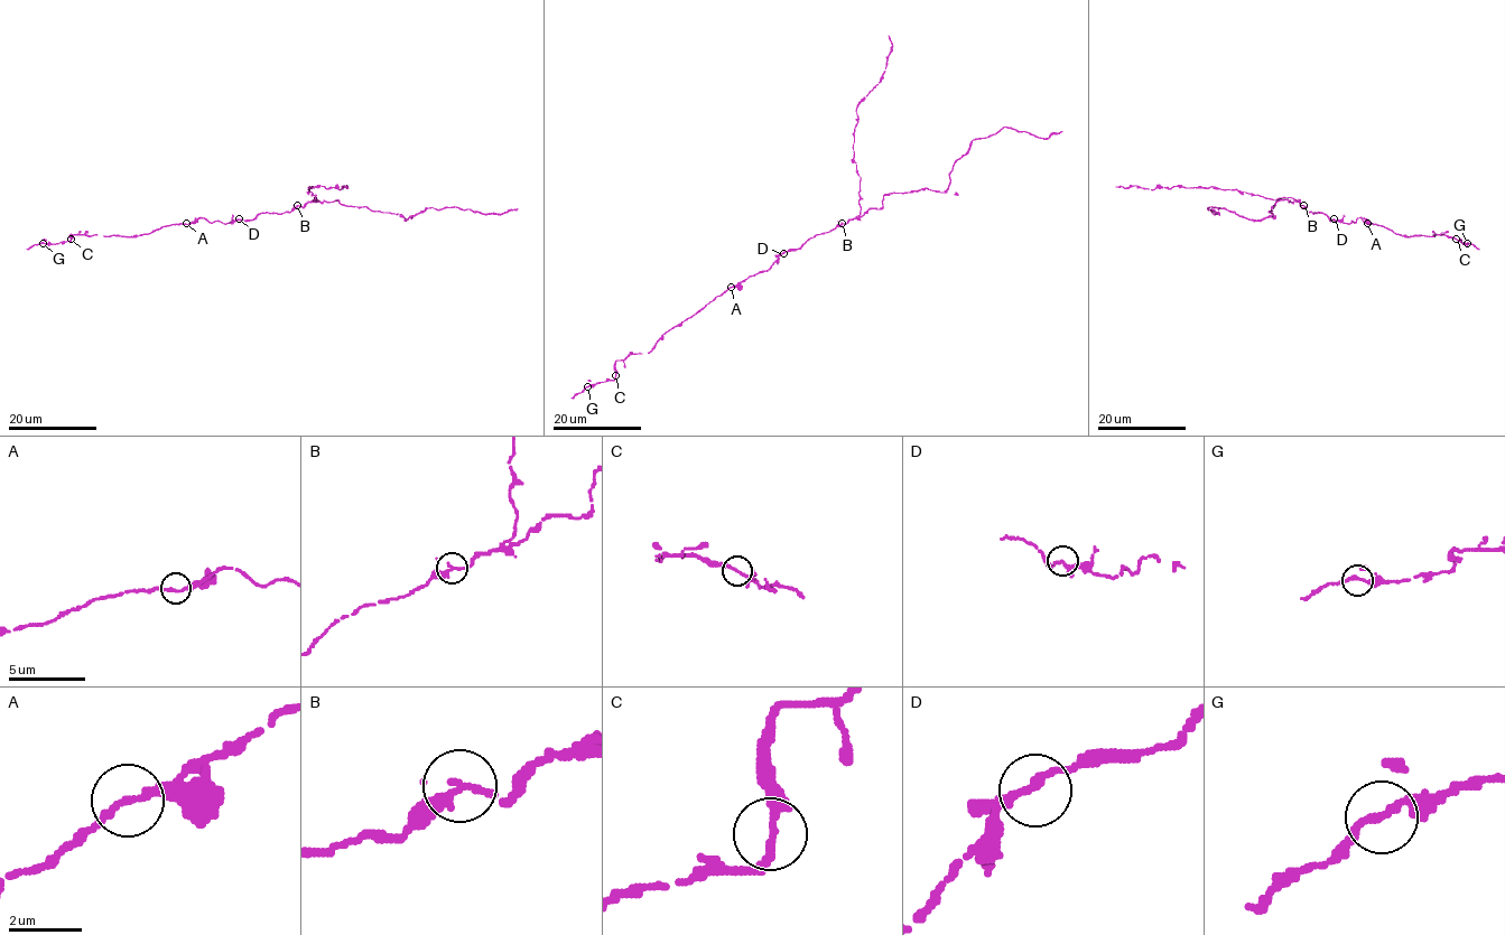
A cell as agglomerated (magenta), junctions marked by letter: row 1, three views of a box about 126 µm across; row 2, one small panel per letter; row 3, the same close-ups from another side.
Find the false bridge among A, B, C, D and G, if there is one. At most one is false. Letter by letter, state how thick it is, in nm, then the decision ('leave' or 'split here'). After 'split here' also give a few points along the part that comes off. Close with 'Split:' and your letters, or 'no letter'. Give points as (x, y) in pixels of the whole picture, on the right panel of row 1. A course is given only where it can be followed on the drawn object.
A: calibre 220 nm; leave
B: calibre 260 nm; split here; course (1304, 206), (1279, 200), (1269, 213), (1273, 214), (1252, 220), (1209, 207), (1213, 214), (1218, 214), (1211, 208)
C: calibre 240 nm; leave
D: calibre 240 nm; leave
G: calibre 220 nm; leave
Split: B

